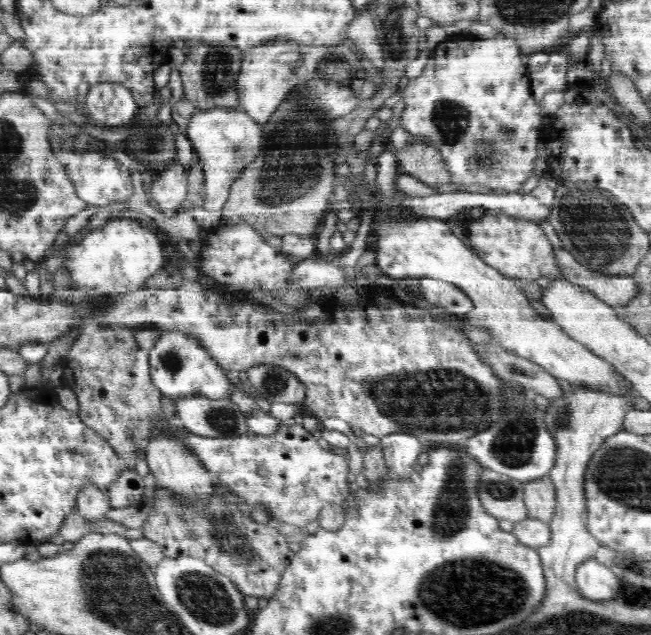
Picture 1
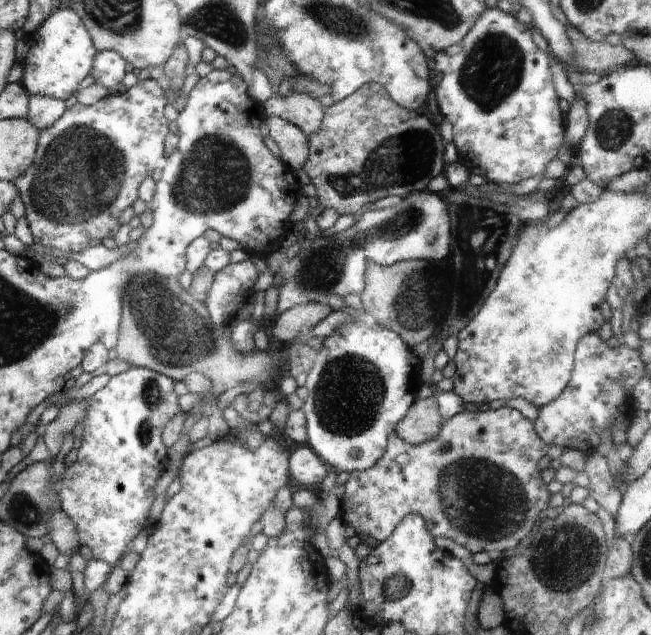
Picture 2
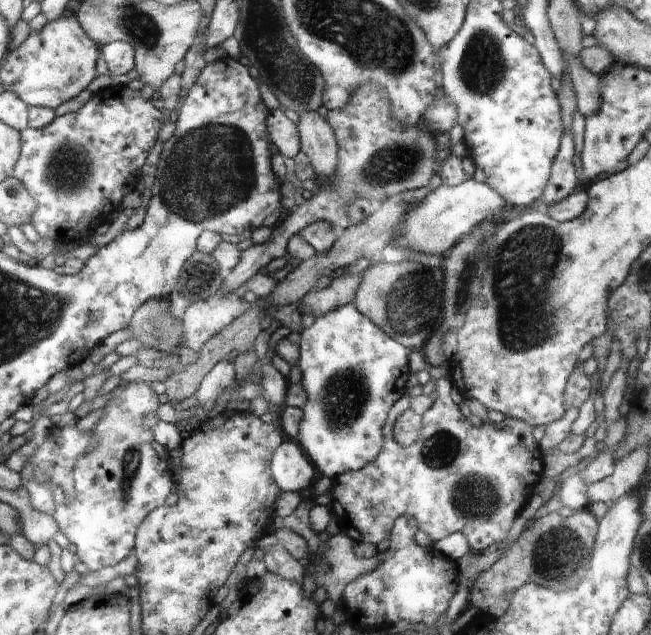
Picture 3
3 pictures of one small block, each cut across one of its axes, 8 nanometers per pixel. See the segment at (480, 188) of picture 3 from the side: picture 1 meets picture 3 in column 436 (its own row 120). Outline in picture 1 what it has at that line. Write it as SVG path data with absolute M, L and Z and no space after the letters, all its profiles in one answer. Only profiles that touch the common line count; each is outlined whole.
M216 107L202 111L196 110L187 124L185 136L190 140L195 159L204 167L204 190L206 199L203 207L208 212L218 212L228 200L228 193L234 180L246 168L260 150L260 124L240 108Z

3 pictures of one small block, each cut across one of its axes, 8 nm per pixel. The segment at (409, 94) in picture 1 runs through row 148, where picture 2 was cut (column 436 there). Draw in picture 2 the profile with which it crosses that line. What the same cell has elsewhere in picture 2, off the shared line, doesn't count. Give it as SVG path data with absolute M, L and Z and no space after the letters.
M484 407L477 412L462 410L452 416L452 418L443 418L438 436L419 445L408 444L402 437L399 437L396 432L394 432L389 434L385 453L372 468L350 474L349 480L345 483L346 490L340 504L341 509L339 510L338 518L340 518L344 524L355 528L358 535L363 533L368 534L368 536L376 538L378 542L382 542L394 532L394 529L401 523L401 519L411 514L417 514L423 518L427 532L434 538L436 536L450 538L450 540L454 540L456 544L464 546L472 555L477 552L487 552L492 556L500 554L501 552L512 553L518 551L524 545L543 517L544 510L548 508L551 502L552 494L548 491L546 482L544 482L540 470L538 470L538 460L540 460L542 456L547 455L548 449L547 444L538 436L533 421L524 417L517 409L511 407L501 407L497 410Z

